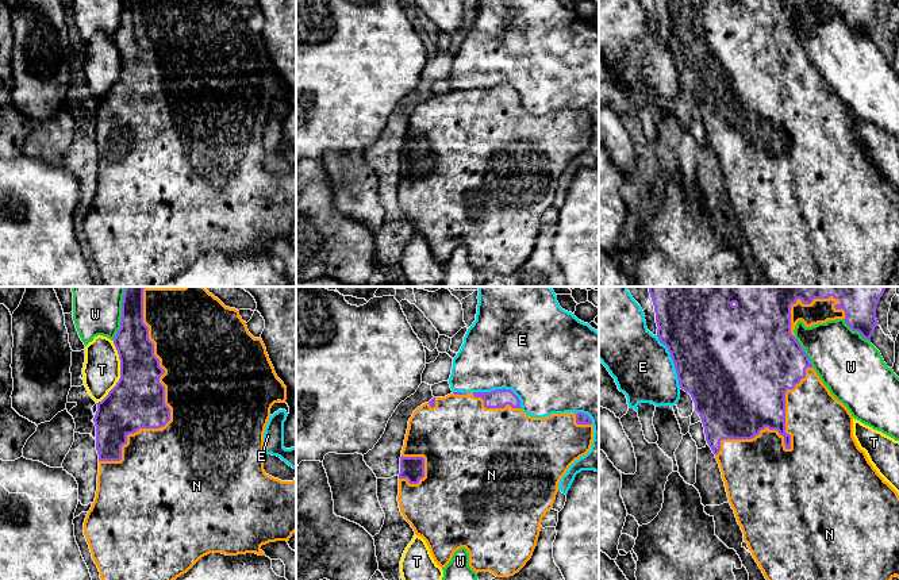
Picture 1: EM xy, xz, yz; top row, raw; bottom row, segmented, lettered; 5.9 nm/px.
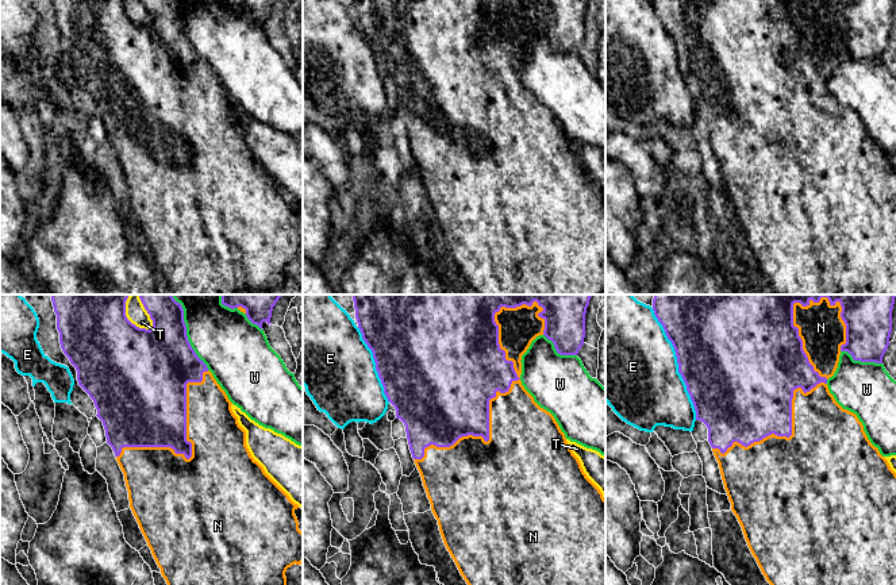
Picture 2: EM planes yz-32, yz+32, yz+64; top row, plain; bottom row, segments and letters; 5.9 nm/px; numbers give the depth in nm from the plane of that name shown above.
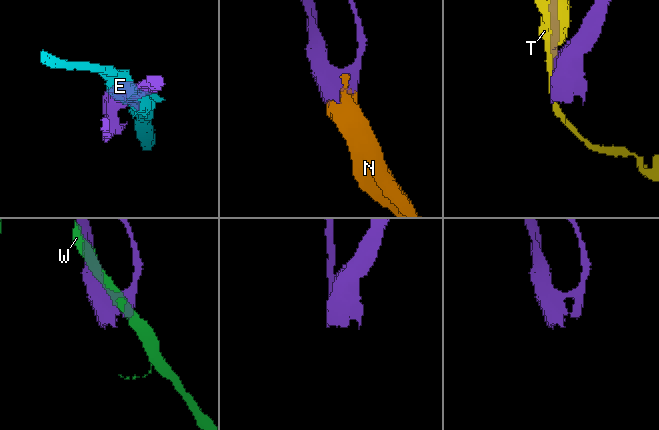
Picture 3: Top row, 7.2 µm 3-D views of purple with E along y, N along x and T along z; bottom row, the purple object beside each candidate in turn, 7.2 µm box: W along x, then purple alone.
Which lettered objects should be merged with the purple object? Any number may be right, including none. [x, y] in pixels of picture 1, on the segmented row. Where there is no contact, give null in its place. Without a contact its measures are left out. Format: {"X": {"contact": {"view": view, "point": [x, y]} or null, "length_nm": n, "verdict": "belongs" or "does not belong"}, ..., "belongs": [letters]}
{"E": {"contact": {"view": "xz", "point": [500, 390]}, "length_nm": 320, "verdict": "does not belong"}, "N": {"contact": {"view": "xy", "point": [160, 376]}, "length_nm": 1150, "verdict": "belongs"}, "T": {"contact": {"view": "xy", "point": [120, 373]}, "length_nm": 400, "verdict": "does not belong"}, "W": {"contact": {"view": "xy", "point": [122, 314]}, "length_nm": 340, "verdict": "does not belong"}, "belongs": ["N"]}

